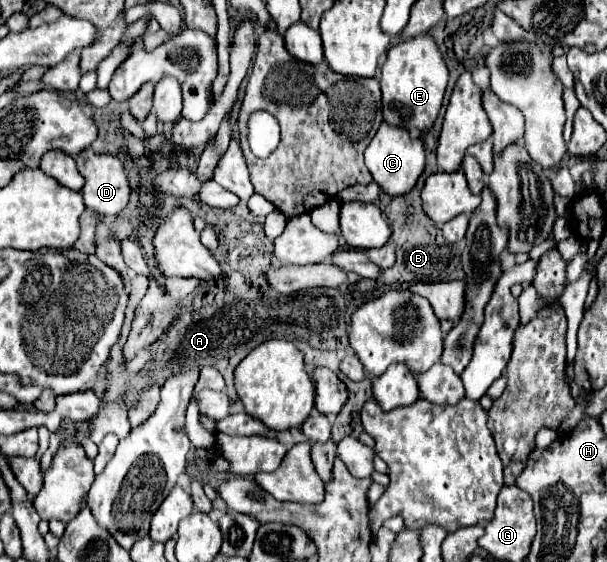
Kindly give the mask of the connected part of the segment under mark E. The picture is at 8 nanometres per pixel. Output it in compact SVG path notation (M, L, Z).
M429 33L401 41L389 49L387 61L381 67L381 91L383 91L383 119L391 125L405 127L409 131L425 131L435 123L443 105L449 71L445 59Z

